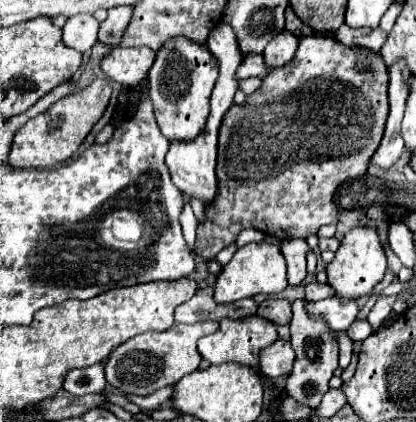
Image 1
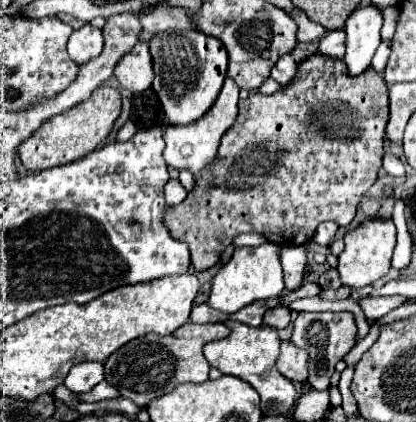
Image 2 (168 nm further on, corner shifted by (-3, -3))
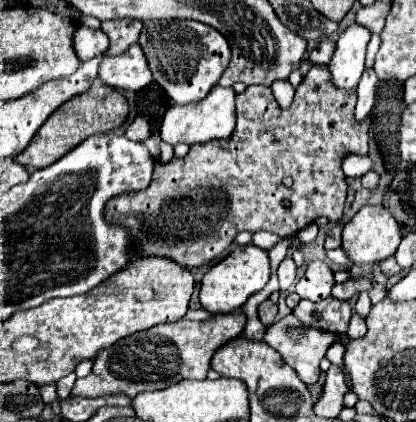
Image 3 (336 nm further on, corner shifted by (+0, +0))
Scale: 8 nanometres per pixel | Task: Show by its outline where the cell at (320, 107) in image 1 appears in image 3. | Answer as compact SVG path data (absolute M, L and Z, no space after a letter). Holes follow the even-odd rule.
M313 66L307 72L287 110L279 108L269 88L247 86L247 90L239 94L239 116L233 136L209 144L195 144L185 158L173 158L167 166L157 164L153 184L147 192L133 192L133 196L117 196L109 200L105 218L109 222L125 224L129 232L137 236L137 244L145 248L145 256L171 258L189 270L221 256L243 230L267 230L279 238L291 238L319 216L329 218L329 222L339 222L347 196L347 178L341 168L343 158L349 154L369 154L371 122L369 118L357 122L355 102L357 92L337 88L331 82L327 66Z

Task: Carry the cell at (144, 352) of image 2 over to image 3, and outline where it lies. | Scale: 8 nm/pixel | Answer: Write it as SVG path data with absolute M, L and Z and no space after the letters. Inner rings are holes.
M217 314L207 322L189 322L183 318L173 324L157 324L145 332L131 334L129 338L123 338L111 348L99 352L93 364L93 372L87 378L77 380L73 394L95 398L123 392L133 398L145 390L163 390L171 384L181 382L183 378L205 380L213 352L233 340L237 334L241 334L243 326L243 314Z

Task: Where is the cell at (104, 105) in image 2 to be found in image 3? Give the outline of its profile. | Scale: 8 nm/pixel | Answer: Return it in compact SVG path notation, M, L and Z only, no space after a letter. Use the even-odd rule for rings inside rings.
M97 78L93 82L93 88L89 88L89 92L75 96L73 100L69 100L69 104L65 104L65 108L57 108L57 112L37 130L37 136L31 140L25 152L21 152L21 156L17 156L15 160L35 170L49 166L57 162L61 156L65 156L67 152L71 152L77 144L81 144L89 136L105 134L113 128L119 128L127 120L127 114L129 114L129 106L125 96L119 90L109 88L103 80Z

